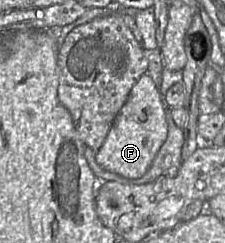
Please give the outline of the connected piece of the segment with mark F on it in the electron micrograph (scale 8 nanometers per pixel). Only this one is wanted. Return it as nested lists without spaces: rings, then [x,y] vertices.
[[[146,73],[132,87],[129,96],[116,116],[102,146],[96,151],[97,164],[127,179],[143,176],[168,135],[166,110],[161,93]]]

